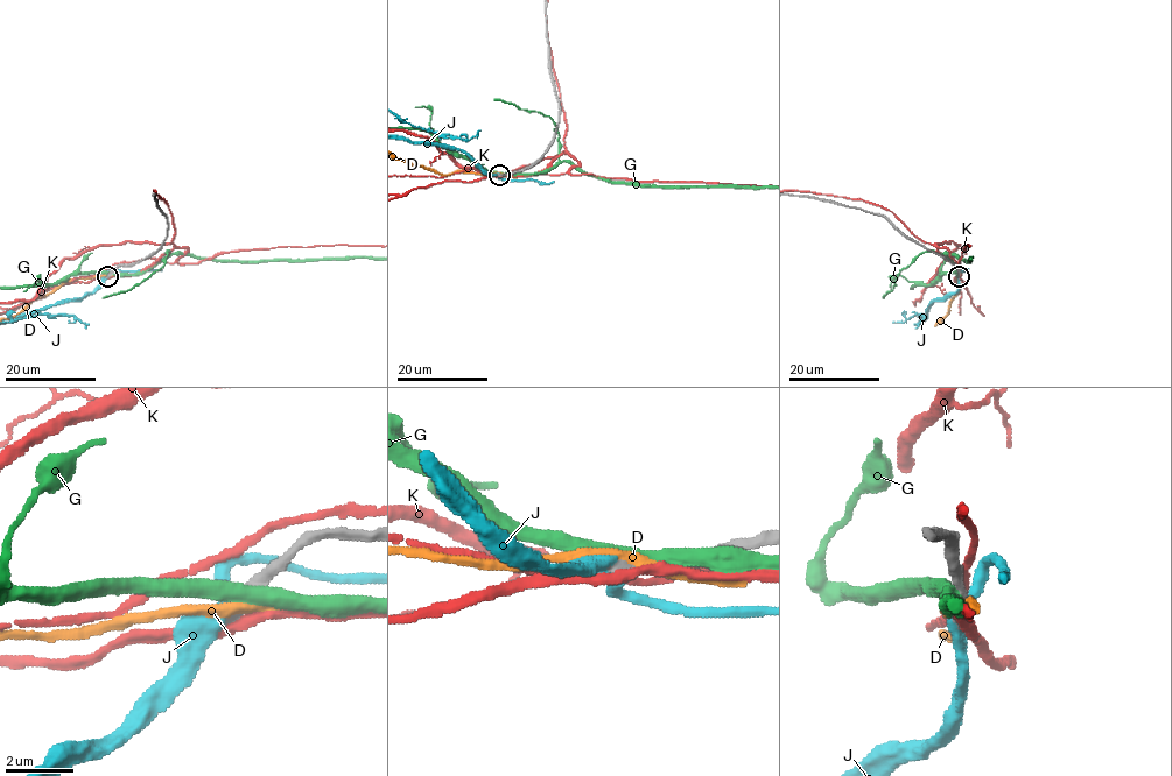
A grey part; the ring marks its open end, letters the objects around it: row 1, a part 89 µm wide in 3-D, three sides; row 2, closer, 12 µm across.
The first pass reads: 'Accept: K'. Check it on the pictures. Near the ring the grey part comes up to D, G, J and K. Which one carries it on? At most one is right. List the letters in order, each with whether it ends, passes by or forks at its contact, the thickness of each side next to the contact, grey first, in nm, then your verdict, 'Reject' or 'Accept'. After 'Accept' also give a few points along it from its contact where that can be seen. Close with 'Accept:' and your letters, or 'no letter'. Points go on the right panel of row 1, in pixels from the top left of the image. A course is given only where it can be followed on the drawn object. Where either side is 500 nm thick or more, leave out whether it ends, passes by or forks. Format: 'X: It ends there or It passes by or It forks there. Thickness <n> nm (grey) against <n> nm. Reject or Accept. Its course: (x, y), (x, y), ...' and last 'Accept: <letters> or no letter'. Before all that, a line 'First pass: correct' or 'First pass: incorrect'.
First pass: incorrect
D: It passes by. Thickness 440 nm (grey) against 340 nm. Reject
G: It passes by. Thickness 340 nm (grey) against 440 nm. Reject
J: It passes by. Thickness 400 nm (grey) against 480 nm. Accept
K: It passes by. Thickness 400 nm (grey) against 320 nm. Reject
Accept: J

